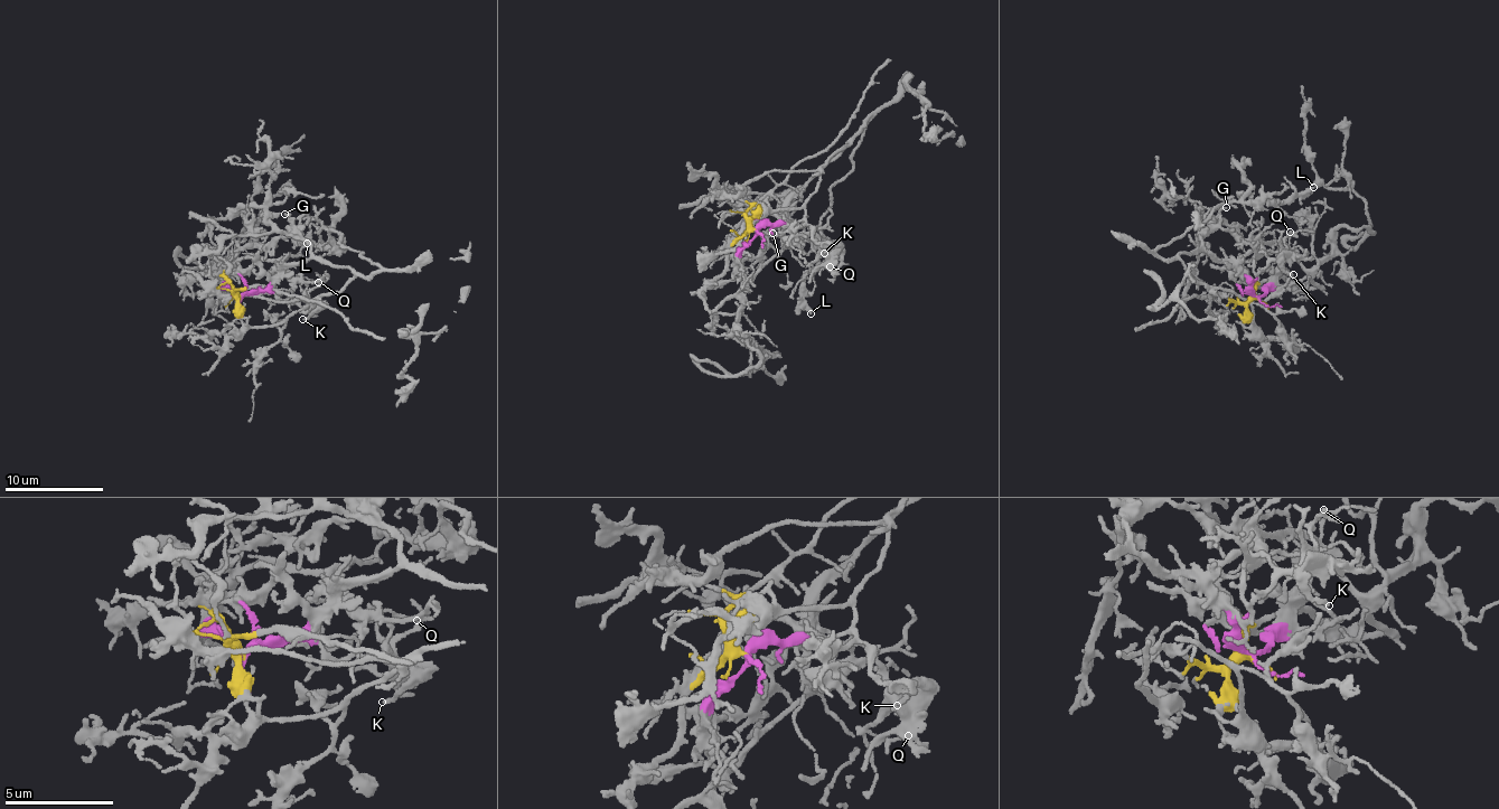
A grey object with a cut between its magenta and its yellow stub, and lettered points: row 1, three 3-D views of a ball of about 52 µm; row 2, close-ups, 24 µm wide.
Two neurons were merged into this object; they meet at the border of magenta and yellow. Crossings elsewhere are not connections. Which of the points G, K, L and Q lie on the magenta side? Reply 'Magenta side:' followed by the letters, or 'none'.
Magenta side: G, K, L, Q

